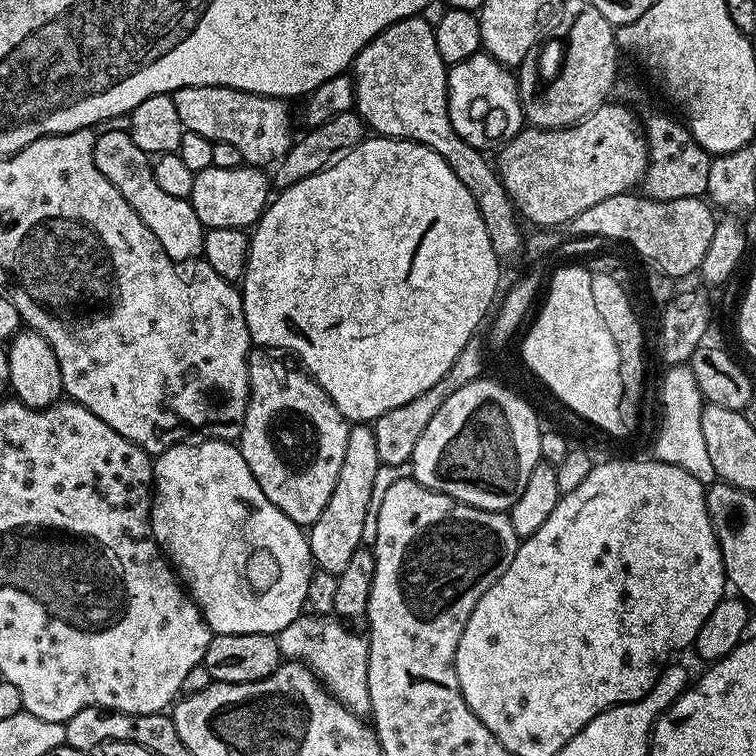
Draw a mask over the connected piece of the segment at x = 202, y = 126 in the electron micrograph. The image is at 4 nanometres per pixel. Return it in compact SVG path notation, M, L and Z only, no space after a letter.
M186 86L171 93L171 98L185 130L213 142L230 142L241 152L245 165L268 166L264 164L279 161L294 143L287 99L222 86Z

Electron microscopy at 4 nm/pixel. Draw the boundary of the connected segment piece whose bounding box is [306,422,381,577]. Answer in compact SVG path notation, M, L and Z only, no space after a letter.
M356 422L348 429L346 438L346 458L342 470L338 470L338 482L334 482L334 494L326 502L326 510L307 529L306 535L313 565L321 572L329 572L336 577L346 570L350 558L362 547L362 526L365 525L366 509L370 506L374 478L381 466L378 450L374 446L374 434L364 422Z

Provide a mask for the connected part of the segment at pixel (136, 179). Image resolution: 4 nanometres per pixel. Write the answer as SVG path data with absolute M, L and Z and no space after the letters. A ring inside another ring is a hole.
M111 130L108 134L97 135L94 162L98 170L102 170L106 178L110 178L110 182L122 194L122 198L130 202L138 218L142 218L142 222L150 226L154 238L158 238L162 250L166 250L170 259L187 262L203 257L206 229L198 214L194 214L191 199L174 198L159 188L158 181L154 179L149 153L143 152L136 145L131 131Z

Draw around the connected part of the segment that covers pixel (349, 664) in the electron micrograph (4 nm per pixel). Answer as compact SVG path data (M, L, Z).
M302 614L300 617L290 622L289 626L284 627L276 634L279 652L283 659L295 662L304 663L316 673L317 677L322 681L323 687L327 688L328 692L340 704L347 706L350 711L359 716L366 716L371 713L370 692L369 692L369 650L367 639L348 630L345 623L338 620L321 621L320 628L316 628L318 623L317 617L312 614Z

